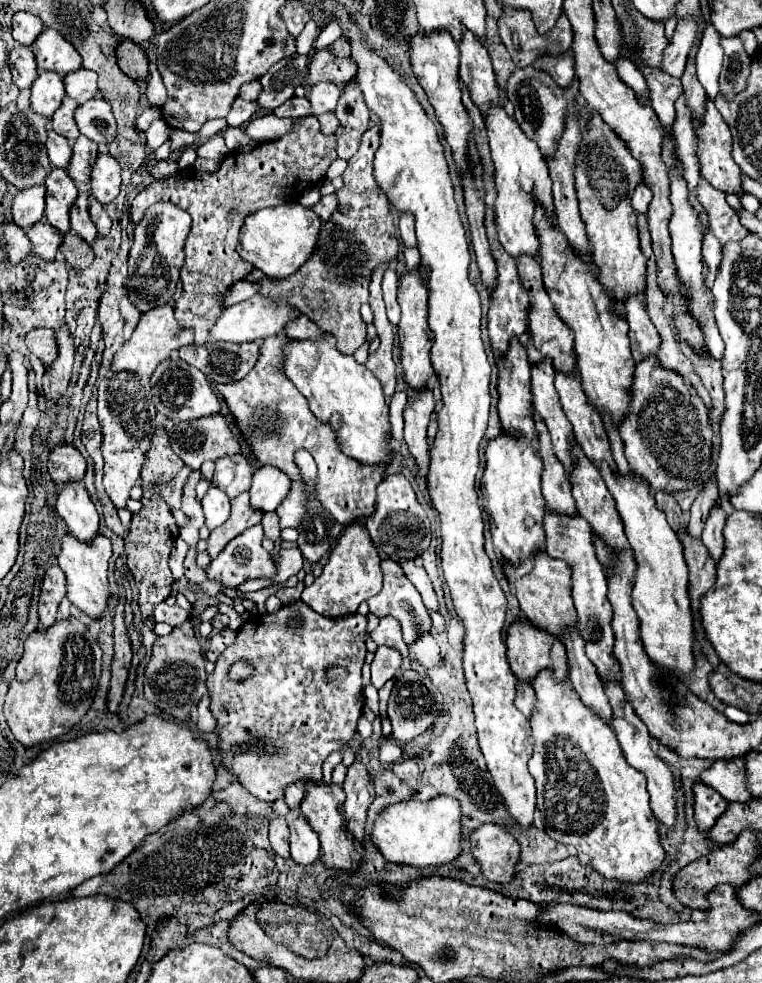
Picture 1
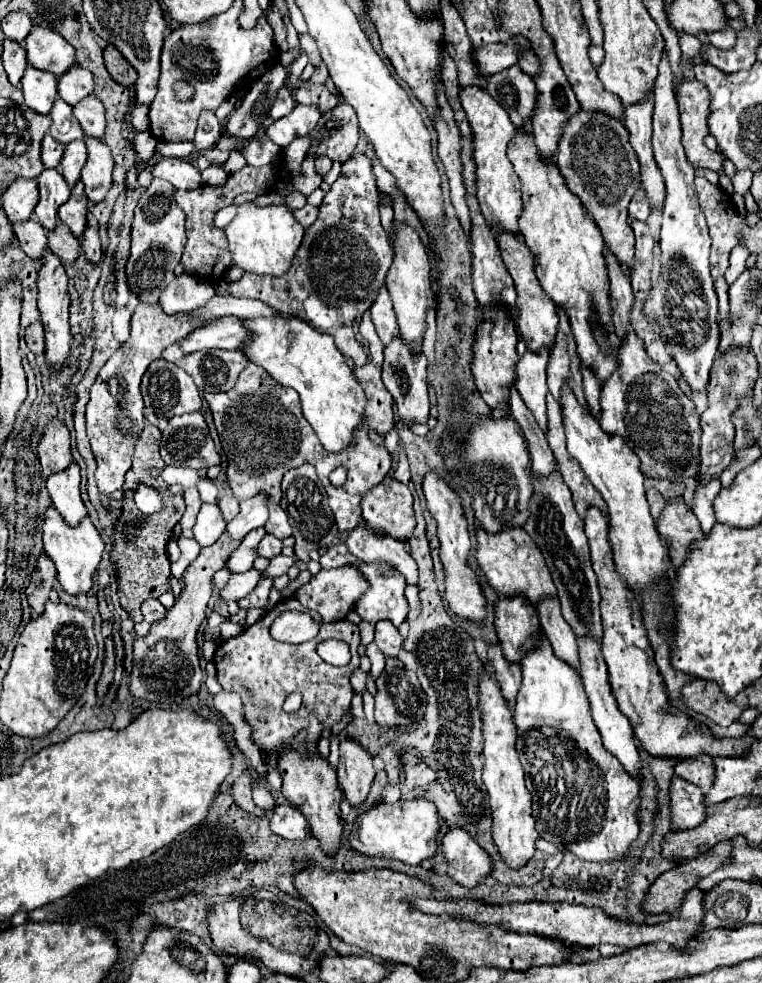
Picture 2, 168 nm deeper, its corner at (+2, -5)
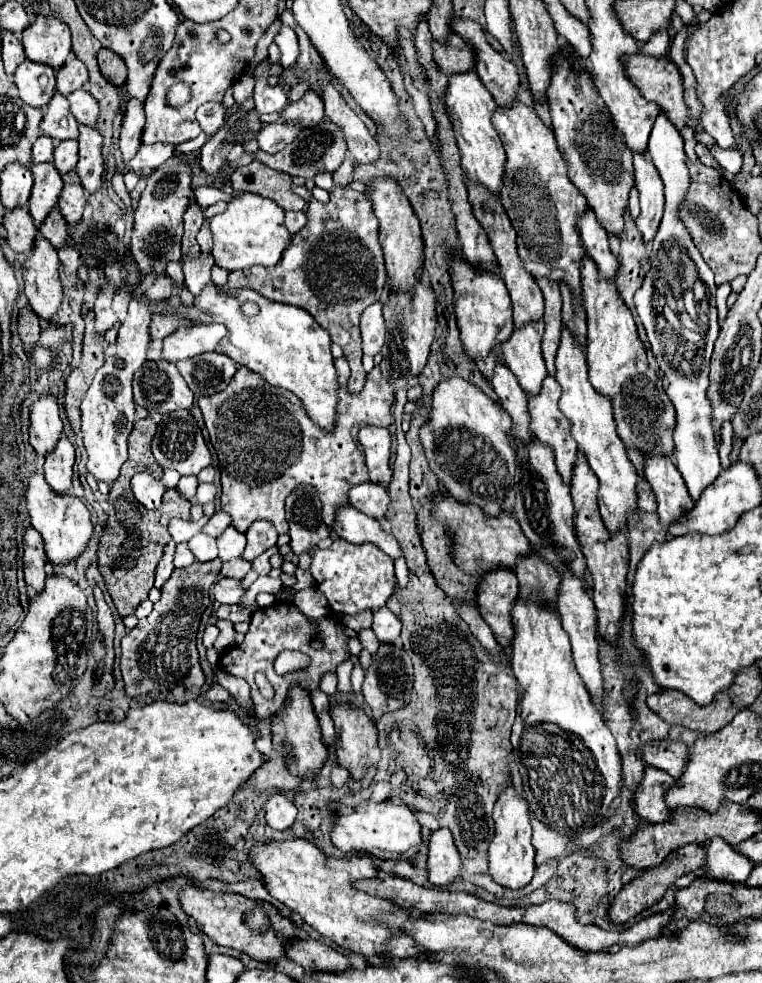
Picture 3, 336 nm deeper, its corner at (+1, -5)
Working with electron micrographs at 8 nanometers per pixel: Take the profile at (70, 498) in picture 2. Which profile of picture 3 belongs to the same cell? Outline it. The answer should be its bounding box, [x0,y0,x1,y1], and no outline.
[44,434,74,492]

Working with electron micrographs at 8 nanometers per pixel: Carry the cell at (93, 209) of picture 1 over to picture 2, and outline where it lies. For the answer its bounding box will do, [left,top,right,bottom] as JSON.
[83,226,103,262]

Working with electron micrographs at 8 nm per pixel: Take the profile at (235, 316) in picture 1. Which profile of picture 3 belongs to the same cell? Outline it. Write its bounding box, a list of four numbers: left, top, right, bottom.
[162,324,226,362]

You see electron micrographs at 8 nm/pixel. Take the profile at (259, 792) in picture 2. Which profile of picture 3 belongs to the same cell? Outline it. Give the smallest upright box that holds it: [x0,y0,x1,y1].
[204,684,230,702]

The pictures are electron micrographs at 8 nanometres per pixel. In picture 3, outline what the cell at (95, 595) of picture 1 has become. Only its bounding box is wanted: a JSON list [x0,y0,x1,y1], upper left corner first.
[24,474,92,564]

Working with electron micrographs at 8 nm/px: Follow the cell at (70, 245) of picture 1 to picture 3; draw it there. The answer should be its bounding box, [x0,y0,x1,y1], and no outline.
[38,206,66,248]

